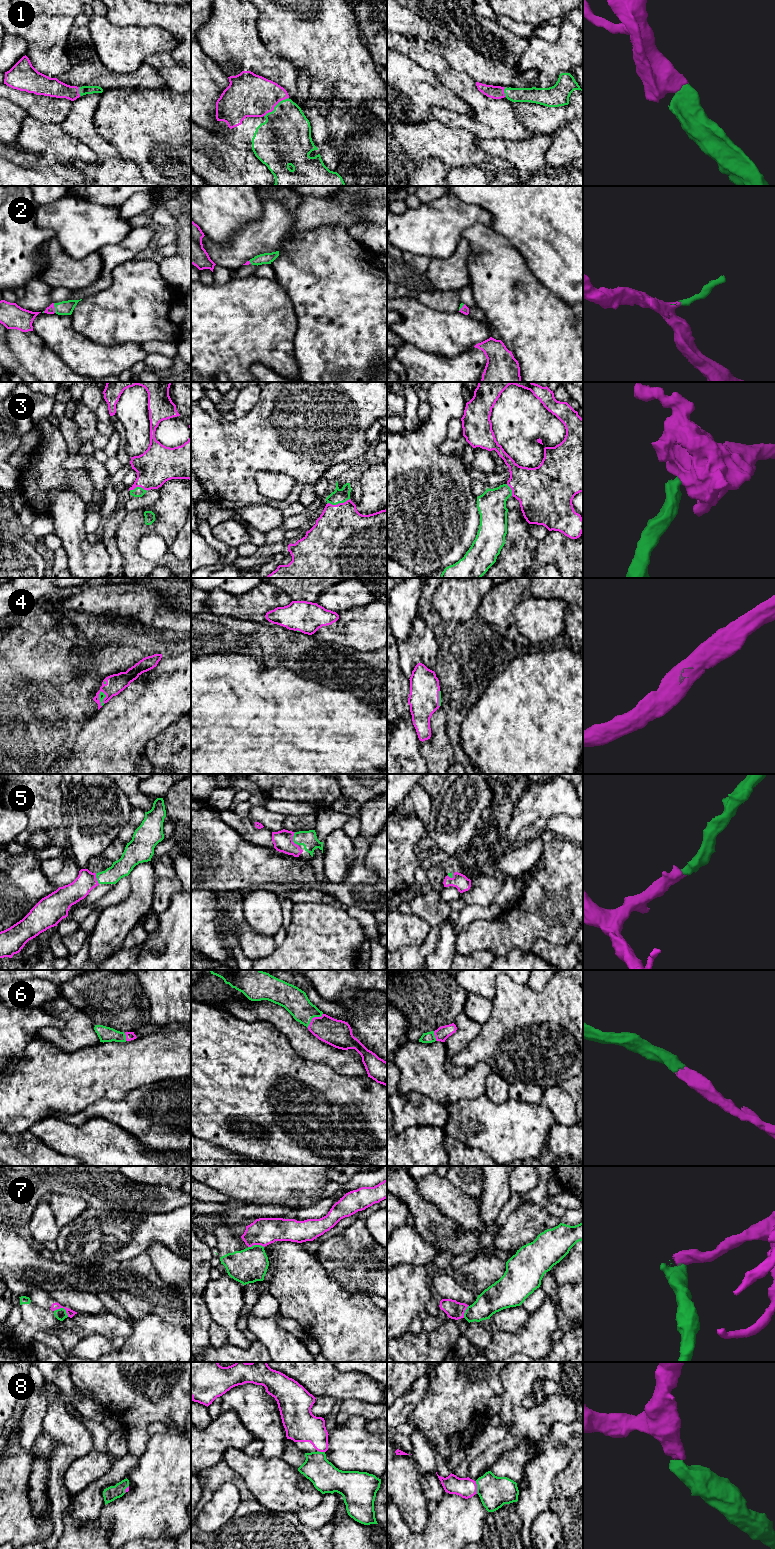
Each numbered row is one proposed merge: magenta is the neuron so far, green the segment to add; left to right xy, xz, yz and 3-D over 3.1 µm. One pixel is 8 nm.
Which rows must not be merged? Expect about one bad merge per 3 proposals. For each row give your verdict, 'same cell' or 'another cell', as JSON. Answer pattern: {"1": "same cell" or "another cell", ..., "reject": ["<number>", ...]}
{"1": "same cell", "2": "same cell", "3": "same cell", "4": "same cell", "5": "same cell", "6": "same cell", "7": "another cell", "8": "same cell", "reject": ["7"]}

